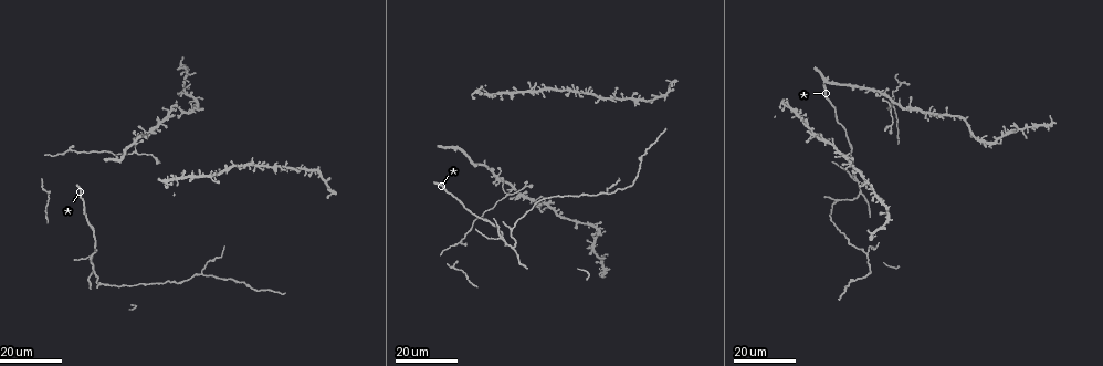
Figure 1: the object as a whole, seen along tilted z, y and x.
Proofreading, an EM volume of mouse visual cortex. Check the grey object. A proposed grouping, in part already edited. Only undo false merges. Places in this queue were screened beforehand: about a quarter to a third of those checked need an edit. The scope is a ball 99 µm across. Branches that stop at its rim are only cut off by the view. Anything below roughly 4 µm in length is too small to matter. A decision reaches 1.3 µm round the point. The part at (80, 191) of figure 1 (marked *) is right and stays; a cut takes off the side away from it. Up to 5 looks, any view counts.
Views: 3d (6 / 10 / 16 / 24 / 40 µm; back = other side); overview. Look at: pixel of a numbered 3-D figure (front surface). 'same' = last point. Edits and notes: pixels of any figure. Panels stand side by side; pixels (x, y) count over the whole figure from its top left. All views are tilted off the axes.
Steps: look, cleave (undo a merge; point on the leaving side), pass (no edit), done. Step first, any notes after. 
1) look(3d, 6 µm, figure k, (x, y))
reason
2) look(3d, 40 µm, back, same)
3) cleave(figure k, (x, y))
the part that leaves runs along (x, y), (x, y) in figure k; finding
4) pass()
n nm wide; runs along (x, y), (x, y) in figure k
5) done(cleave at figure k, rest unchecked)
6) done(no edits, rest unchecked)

look(3d, 24 µm, figure 1, (499, 177))
looks like a crossing

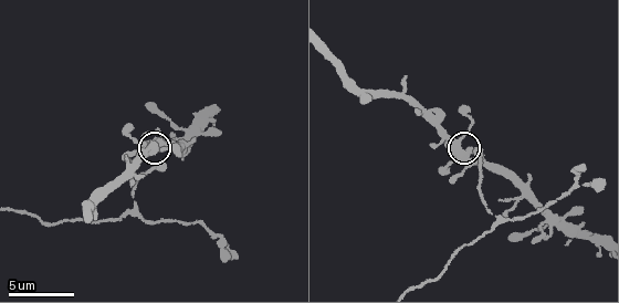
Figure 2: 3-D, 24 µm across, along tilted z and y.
look(3d, 10 µm, figure 2, (464, 152))

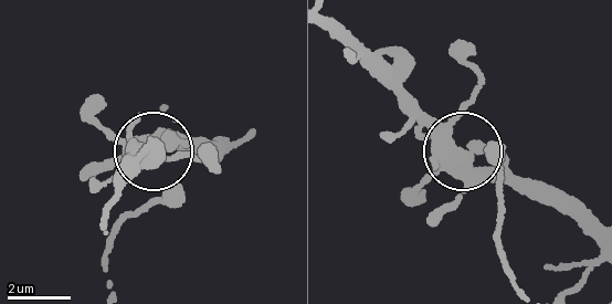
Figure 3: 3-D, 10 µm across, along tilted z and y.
pass()
runs along (330, 38), (462, 155), (491, 150), (499, 171) in figure 3; continuous, no second cell

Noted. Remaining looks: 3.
look(3d, 16 µm, figure 1, (865, 252))
a fork

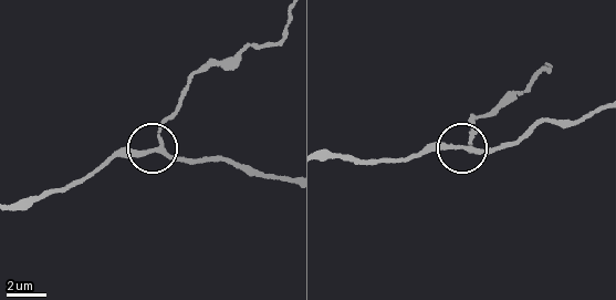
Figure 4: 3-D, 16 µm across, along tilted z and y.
look(3d, 10 µm, figure 4, (160, 147))

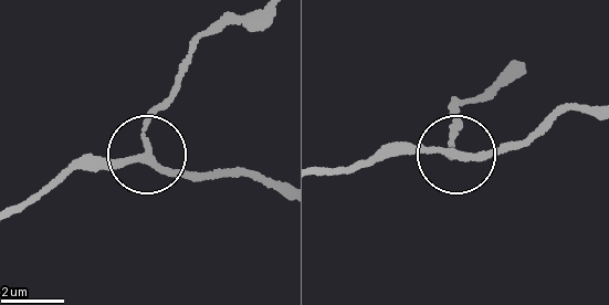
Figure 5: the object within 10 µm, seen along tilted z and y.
cleave(figure 5, (161, 106))
3 arms; the part that leaves runs along (150, 156), (148, 115), (174, 90), (201, 37), (253, 18) in figure 5; two cells meet here

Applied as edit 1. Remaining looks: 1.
done(cleave at figure 5, rest unchecked)

